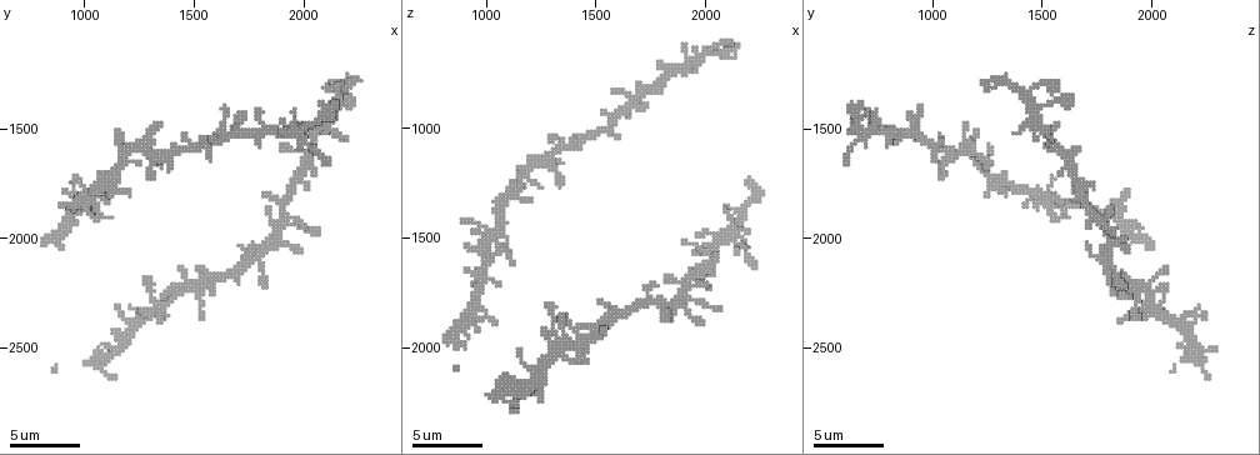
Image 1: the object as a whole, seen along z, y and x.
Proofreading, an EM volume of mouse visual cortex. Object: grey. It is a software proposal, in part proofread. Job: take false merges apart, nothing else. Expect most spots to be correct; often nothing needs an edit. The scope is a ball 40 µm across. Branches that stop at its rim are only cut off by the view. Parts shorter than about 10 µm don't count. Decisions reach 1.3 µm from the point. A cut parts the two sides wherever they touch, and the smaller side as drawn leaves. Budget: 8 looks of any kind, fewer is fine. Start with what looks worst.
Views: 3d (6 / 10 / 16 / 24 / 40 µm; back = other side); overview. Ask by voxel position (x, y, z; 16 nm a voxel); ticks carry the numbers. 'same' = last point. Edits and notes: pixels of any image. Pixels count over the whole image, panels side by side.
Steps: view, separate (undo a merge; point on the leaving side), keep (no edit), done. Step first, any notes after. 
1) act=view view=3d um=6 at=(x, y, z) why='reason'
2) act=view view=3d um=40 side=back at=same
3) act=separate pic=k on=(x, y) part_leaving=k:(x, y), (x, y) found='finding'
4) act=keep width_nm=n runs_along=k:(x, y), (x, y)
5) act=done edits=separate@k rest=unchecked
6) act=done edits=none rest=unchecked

act=view view=3d um=10 at=(1140, 1700, 1250) why='two arms in line, one across'

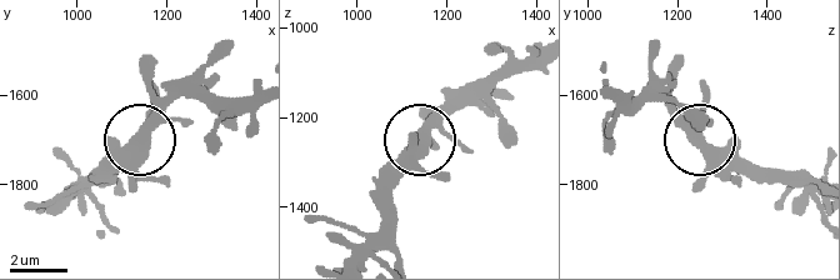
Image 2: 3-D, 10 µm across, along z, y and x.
act=view view=3d um=6 at=(1145, 1705, 1250)

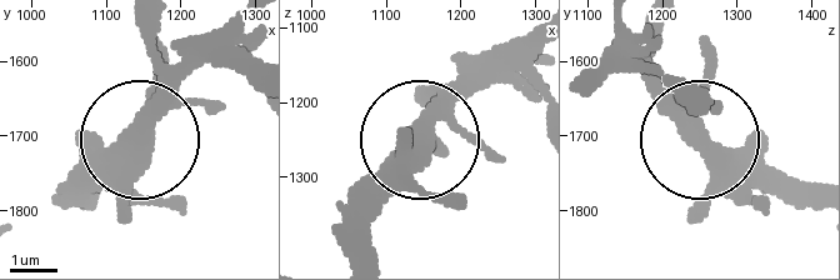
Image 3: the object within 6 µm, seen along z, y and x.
act=keep runs_along=3:(359, 251), (371, 191), (486, 64) found='continuous, no second cell'

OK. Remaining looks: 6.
act=view view=3d um=16 at=(2040, 1570, 1550) why='four arms meet'

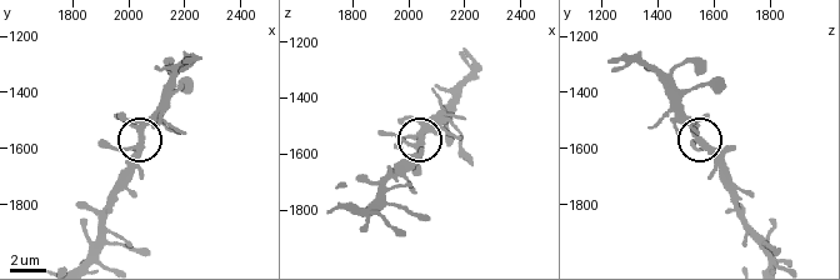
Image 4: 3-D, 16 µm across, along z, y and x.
act=keep runs_along=4:(85, 256), (115, 180), (144, 130), (165, 110) found='all the same cell'

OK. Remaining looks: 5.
act=view view=3d um=10 at=(1400, 2280, 2000)

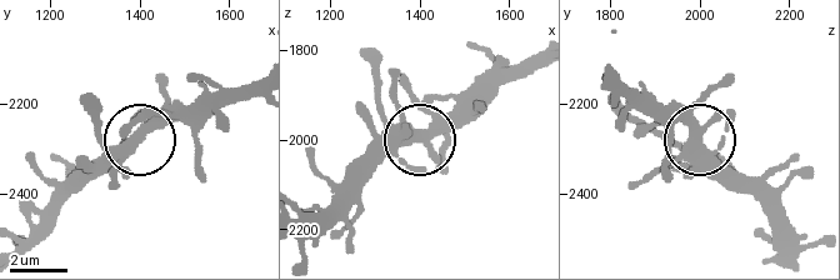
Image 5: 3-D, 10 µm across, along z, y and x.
act=keep found='all the same cell'

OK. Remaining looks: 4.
act=view view=3d um=16 at=(1630, 2190, 1860) why='narrows sharply'

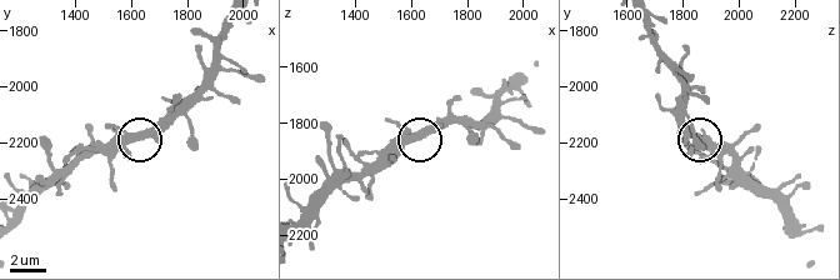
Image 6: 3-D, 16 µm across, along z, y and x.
act=keep width_nm=410 found='continuous, no second cell'

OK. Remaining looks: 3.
act=done edits=none rest=unchecked

